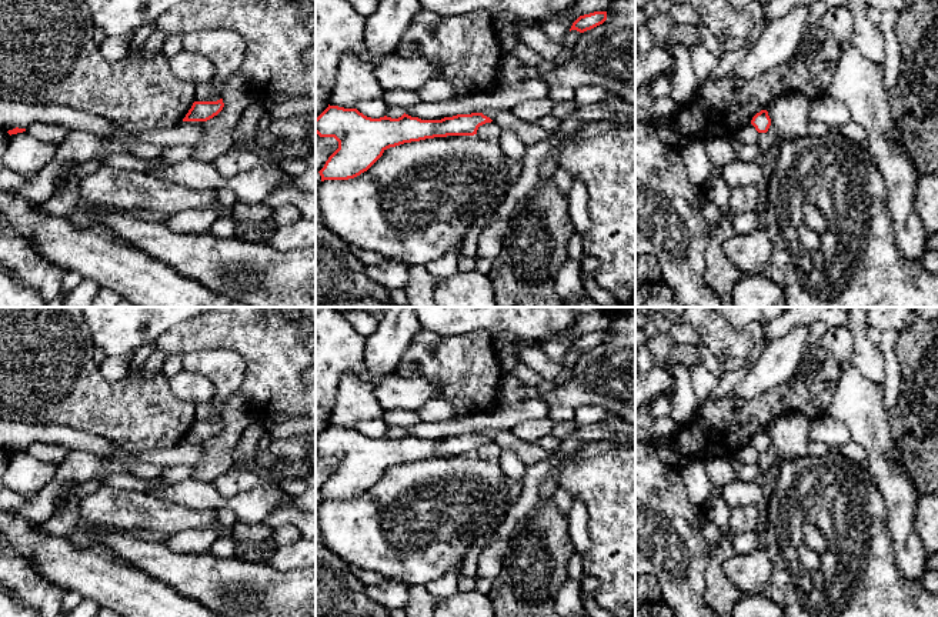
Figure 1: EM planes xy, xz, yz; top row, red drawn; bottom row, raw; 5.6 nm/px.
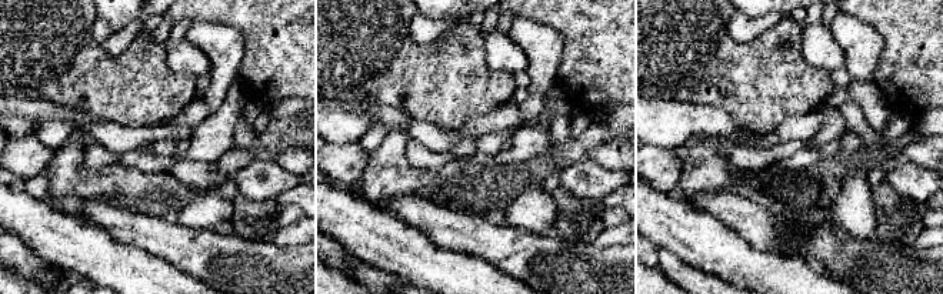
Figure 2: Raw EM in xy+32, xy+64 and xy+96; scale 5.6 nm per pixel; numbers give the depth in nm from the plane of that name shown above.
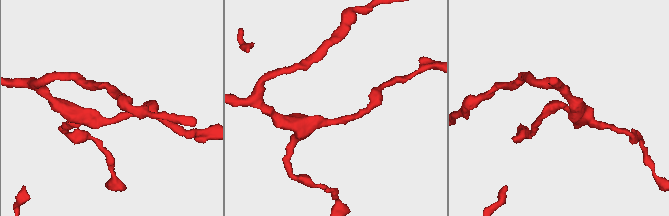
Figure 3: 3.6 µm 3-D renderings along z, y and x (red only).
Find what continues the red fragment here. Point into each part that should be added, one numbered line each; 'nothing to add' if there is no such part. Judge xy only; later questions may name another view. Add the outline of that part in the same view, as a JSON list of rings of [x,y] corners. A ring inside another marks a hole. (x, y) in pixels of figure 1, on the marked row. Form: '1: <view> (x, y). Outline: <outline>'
nothing to add

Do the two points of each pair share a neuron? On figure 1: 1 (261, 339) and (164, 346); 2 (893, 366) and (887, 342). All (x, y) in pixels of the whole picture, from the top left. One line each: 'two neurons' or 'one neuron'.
1: one neuron
2: one neuron

